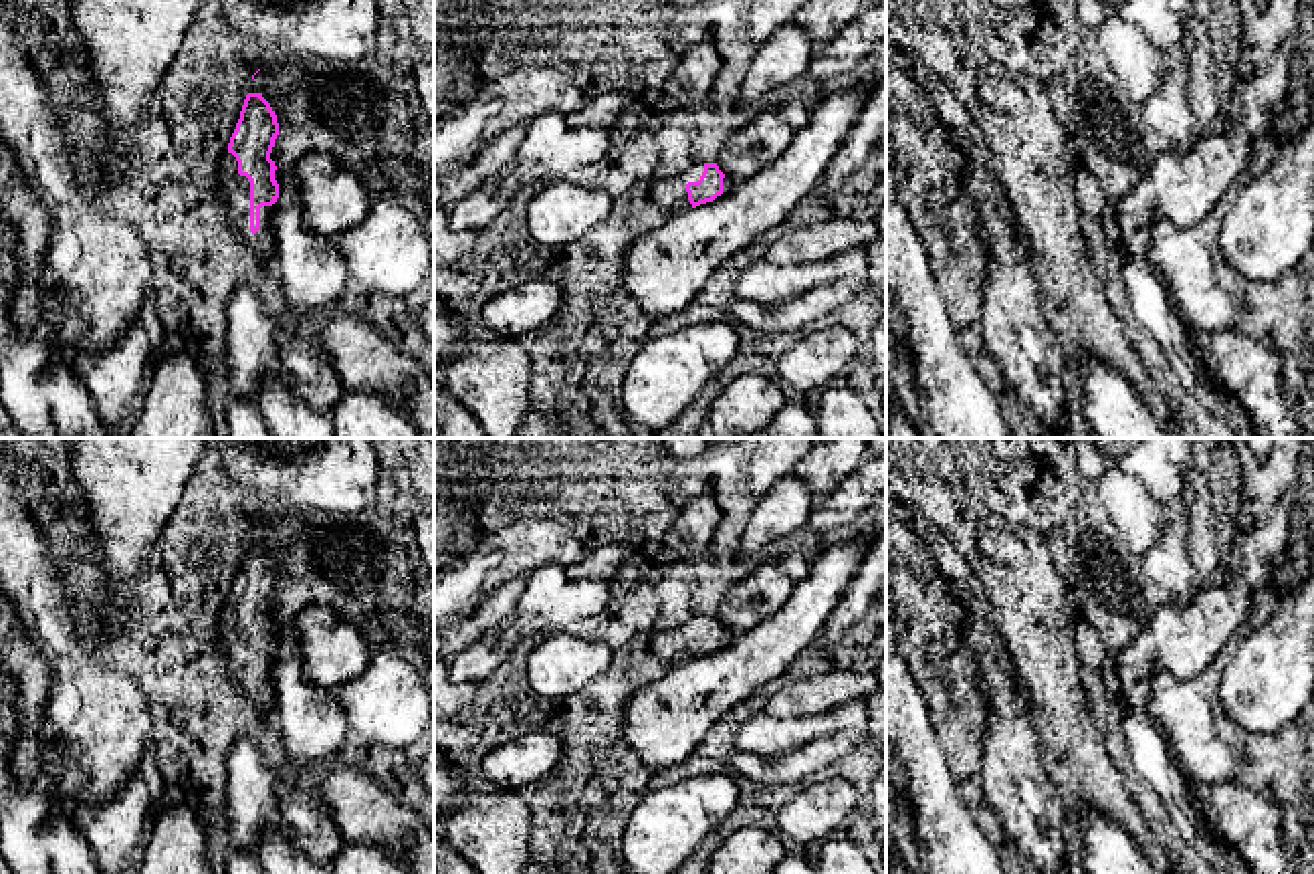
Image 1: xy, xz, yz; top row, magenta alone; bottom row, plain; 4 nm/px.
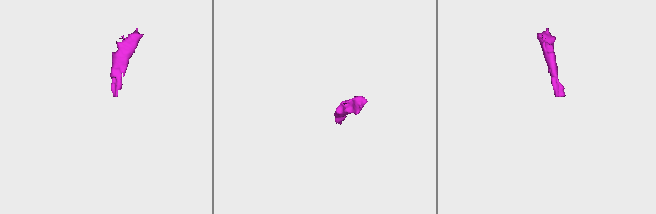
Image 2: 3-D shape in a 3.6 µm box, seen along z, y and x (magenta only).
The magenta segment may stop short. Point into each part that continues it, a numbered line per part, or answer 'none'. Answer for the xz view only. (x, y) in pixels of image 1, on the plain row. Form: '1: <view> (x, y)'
1: xz (669, 646)

